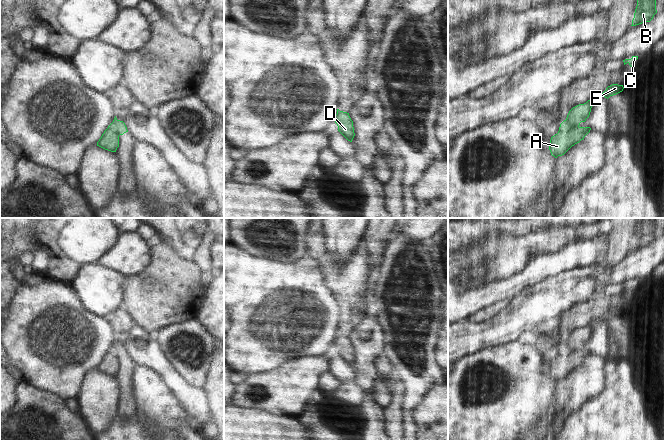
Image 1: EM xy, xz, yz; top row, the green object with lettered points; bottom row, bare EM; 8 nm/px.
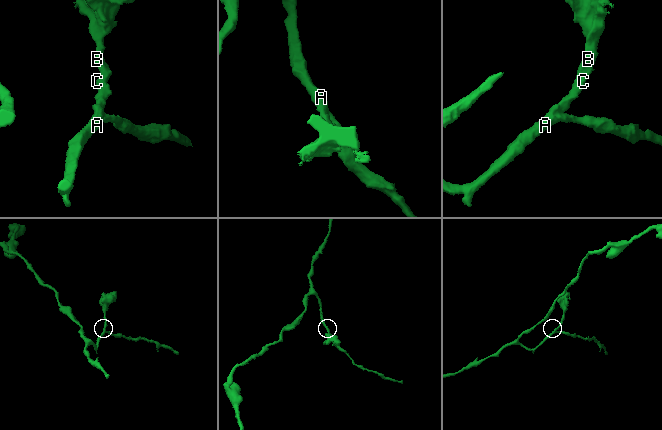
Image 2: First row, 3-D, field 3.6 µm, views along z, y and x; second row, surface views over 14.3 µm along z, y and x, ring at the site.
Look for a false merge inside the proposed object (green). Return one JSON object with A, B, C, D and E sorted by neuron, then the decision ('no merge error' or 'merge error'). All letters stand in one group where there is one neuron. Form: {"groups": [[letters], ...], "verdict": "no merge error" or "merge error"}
{"groups": [["A"], ["B", "C", "D", "E"]], "verdict": "merge error"}

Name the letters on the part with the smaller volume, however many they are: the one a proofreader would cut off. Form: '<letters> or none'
B, C, D, E

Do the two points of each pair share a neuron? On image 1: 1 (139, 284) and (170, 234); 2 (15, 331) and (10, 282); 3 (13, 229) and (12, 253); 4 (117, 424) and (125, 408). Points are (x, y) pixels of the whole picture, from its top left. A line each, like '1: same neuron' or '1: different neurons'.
1: different neurons
2: different neurons
3: same neuron
4: different neurons

